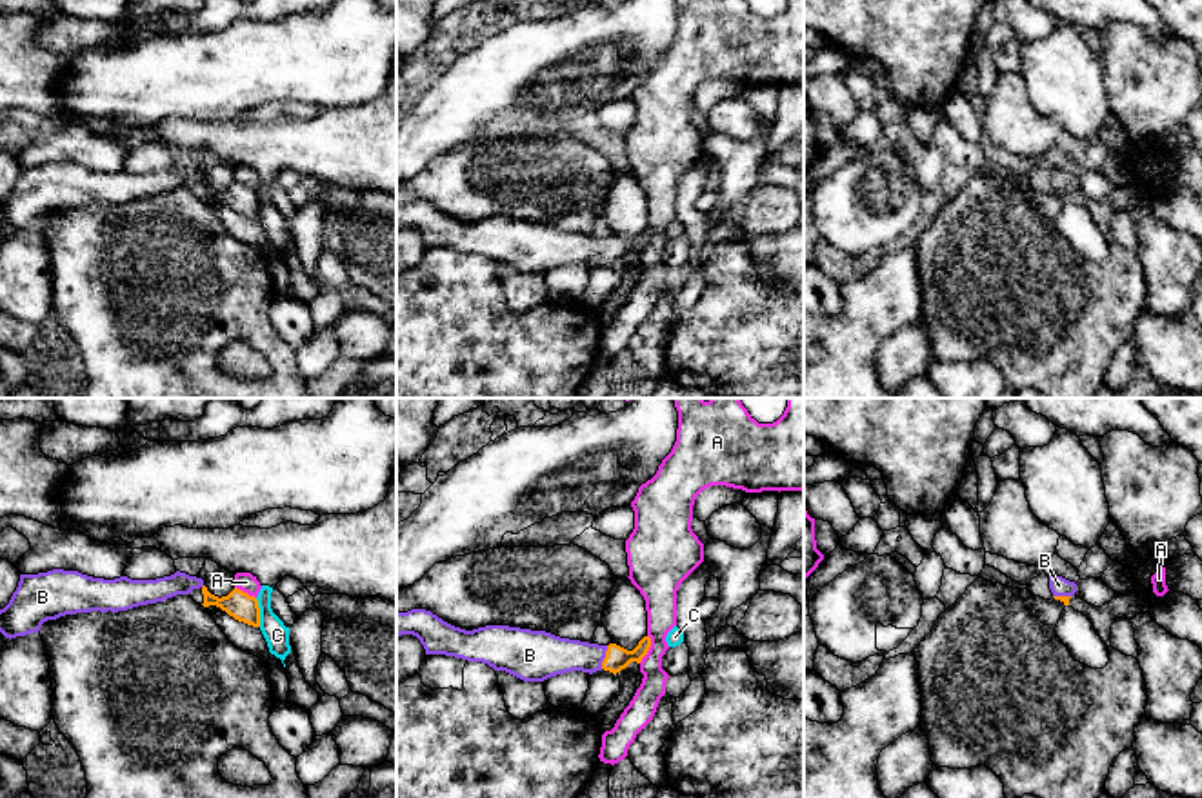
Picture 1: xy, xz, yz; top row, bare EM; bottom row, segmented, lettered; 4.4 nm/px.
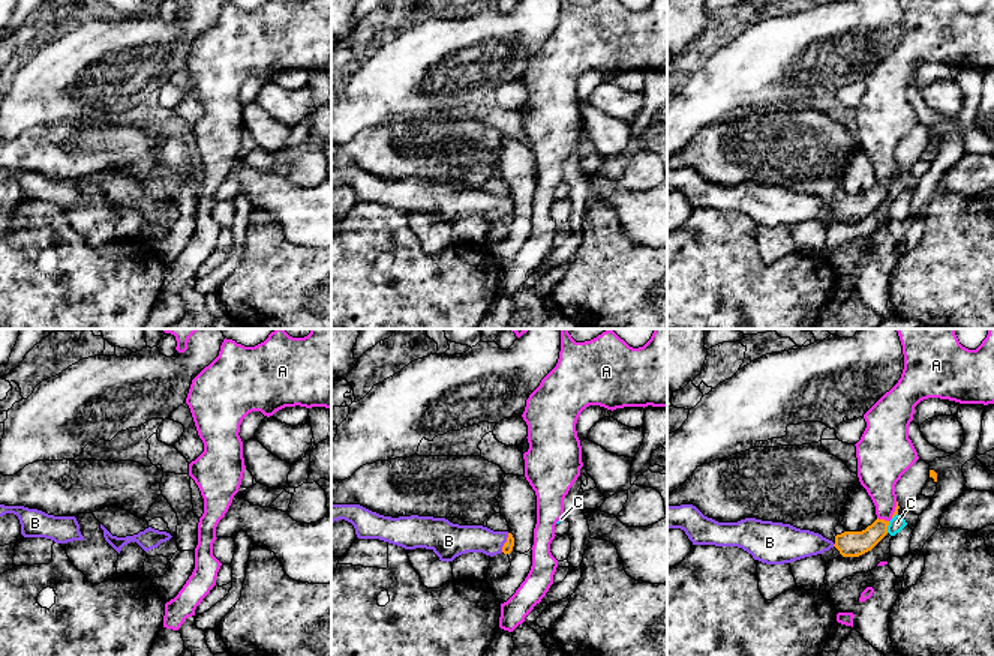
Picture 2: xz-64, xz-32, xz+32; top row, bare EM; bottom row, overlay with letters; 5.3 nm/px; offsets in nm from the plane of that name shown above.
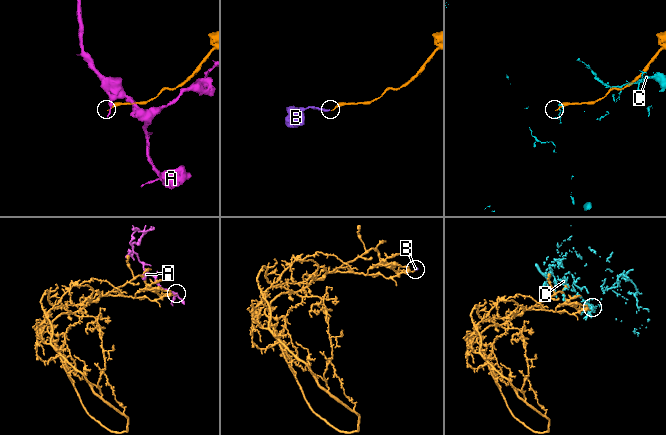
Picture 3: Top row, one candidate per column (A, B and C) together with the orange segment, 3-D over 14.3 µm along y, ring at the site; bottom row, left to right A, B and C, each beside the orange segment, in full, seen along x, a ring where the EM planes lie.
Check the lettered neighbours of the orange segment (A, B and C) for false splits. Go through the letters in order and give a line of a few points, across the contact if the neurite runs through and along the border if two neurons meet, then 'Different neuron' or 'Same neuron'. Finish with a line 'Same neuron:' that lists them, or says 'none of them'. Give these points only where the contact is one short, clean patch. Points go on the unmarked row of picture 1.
A: Different neuron
B: Line: xz (617, 251), (606, 249), (550, 248). Same neuron
C: Line: xy (255, 191), (260, 219). Different neuron
Same neuron: B

